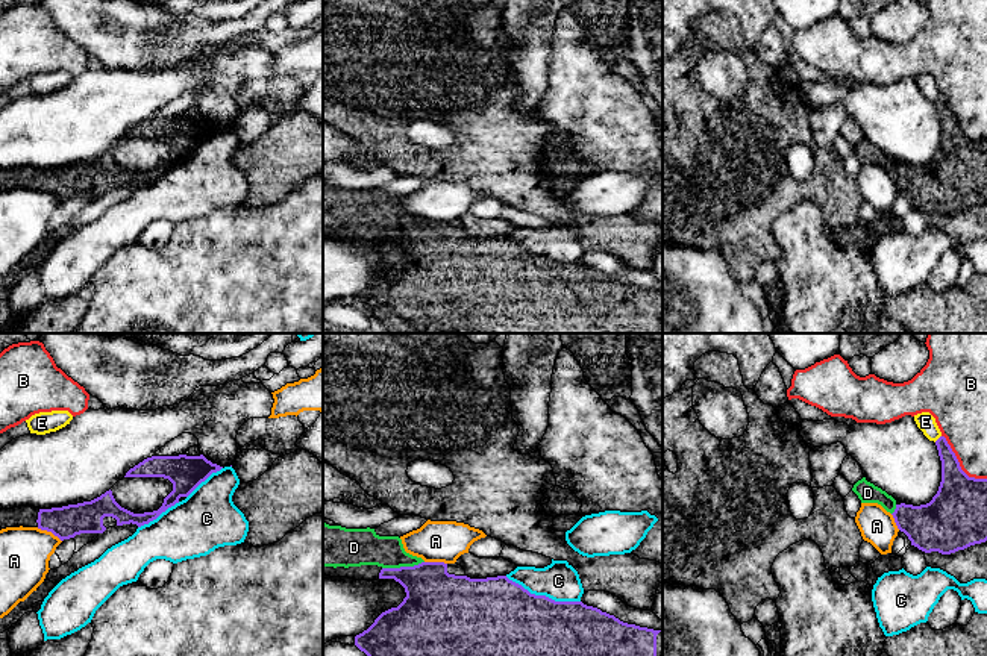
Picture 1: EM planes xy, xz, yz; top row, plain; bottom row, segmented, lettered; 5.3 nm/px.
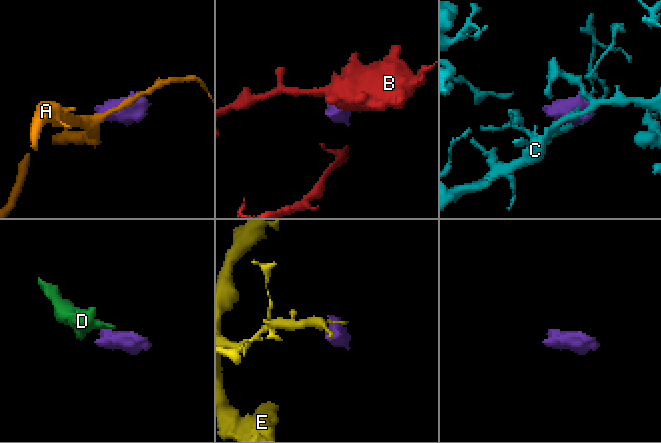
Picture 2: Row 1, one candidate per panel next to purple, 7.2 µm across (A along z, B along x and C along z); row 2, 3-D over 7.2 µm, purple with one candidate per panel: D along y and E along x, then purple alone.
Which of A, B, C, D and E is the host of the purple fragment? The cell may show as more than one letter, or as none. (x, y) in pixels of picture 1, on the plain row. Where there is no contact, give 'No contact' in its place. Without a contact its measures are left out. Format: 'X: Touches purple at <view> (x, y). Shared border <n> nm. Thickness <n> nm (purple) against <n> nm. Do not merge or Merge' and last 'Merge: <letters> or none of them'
A: Touches purple at xy (49, 191). Shared border 150 nm. Thickness 170 nm (purple) against 280 nm. Do not merge
B: Touches purple at yz (958, 124). Shared border 340 nm. Thickness 300 nm (purple) against 280 nm. Do not merge
C: Touches purple at xz (543, 256). Shared border 420 nm. Thickness 500 nm (purple) against 200 nm. Do not merge
D: Touches purple at xz (402, 228). Shared border 220 nm. Thickness 320 nm (purple) against 190 nm. Merge
E: Touches purple at yz (939, 99). Shared border 50 nm. Thickness 150 nm (purple) against 100 nm. Do not merge
Merge: D

